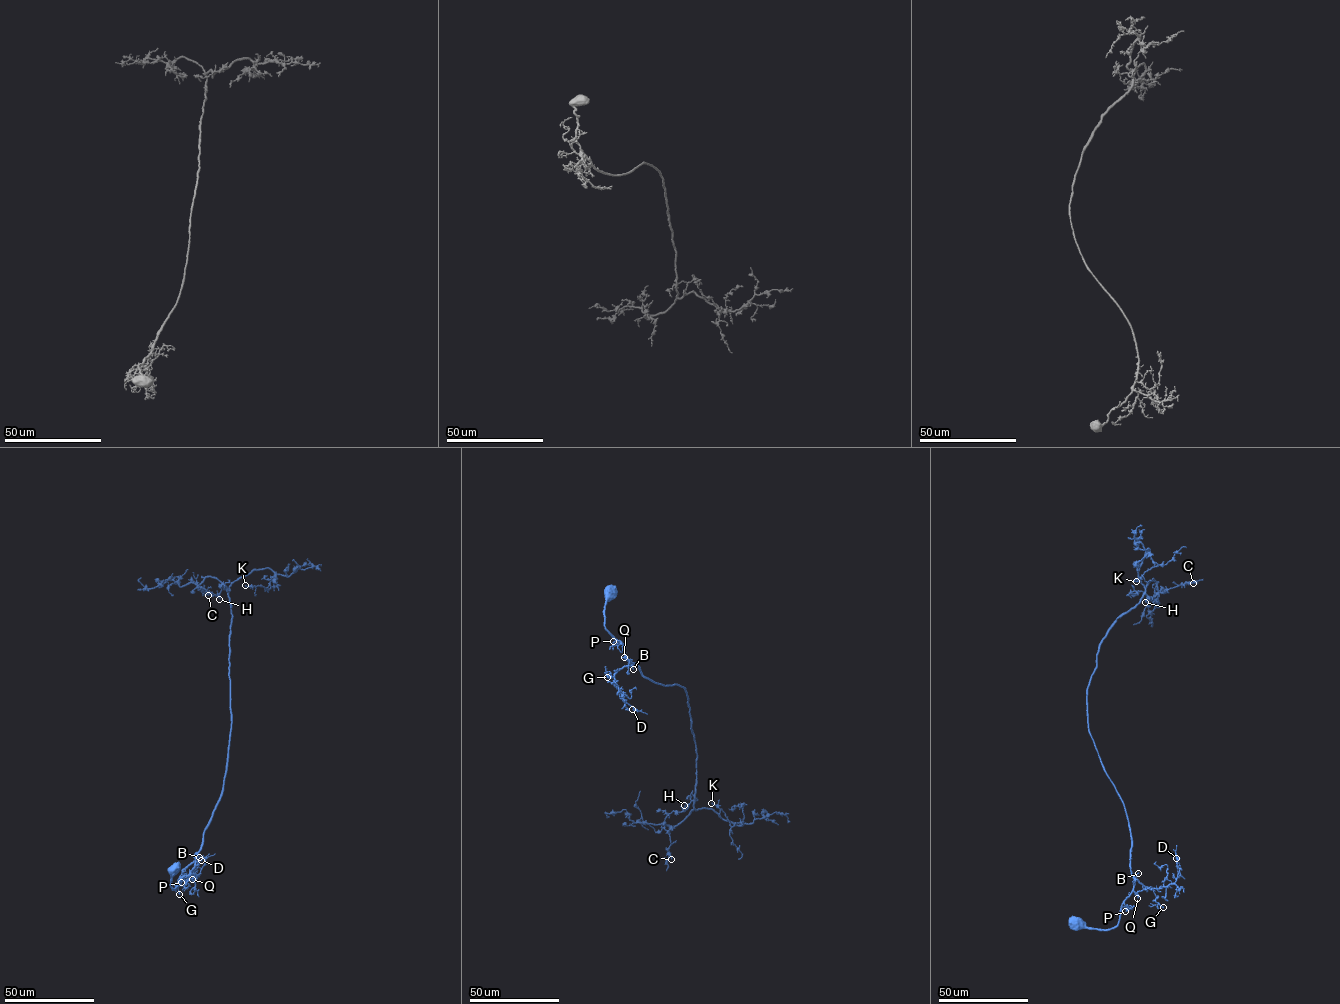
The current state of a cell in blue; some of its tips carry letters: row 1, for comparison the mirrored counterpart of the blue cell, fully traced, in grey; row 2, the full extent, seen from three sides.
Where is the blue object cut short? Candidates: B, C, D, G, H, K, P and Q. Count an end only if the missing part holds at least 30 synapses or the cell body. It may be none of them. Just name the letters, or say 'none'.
B

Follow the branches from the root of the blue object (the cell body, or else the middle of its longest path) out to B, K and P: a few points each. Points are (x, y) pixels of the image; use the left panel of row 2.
B: (174, 868), (170, 869), (173, 890), (180, 878), (189, 874), (199, 857)
K: (174, 868), (173, 890), (194, 867), (226, 775), (229, 587), (254, 570), (274, 573), (266, 588), (245, 585)
P: (174, 868), (170, 869), (172, 890), (182, 877), (181, 882)

